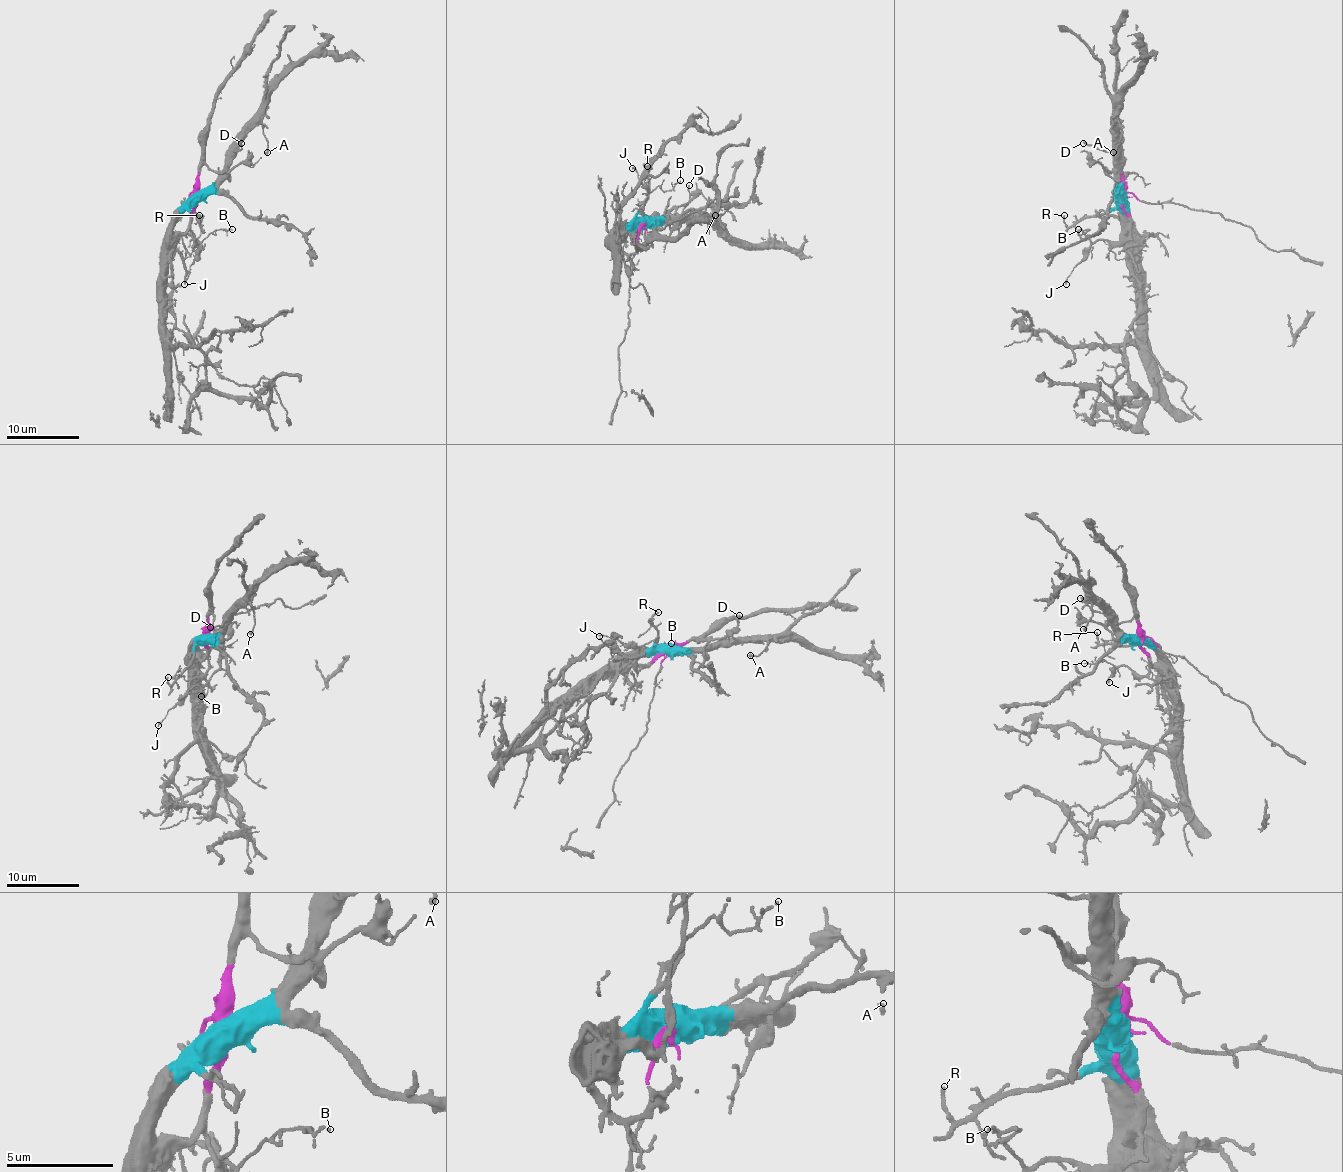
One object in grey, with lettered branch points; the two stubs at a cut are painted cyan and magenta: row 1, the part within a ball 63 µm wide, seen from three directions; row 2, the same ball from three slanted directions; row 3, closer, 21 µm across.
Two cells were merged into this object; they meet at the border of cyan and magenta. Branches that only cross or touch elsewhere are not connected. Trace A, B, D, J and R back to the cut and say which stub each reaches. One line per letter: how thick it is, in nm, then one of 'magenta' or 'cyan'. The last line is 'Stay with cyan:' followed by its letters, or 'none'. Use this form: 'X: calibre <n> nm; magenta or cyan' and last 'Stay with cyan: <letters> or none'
A: calibre 200 nm; cyan
B: calibre 70 nm; magenta
D: calibre 150 nm; cyan
J: calibre 140 nm; magenta
R: calibre 140 nm; cyan
Stay with cyan: A, D, R

